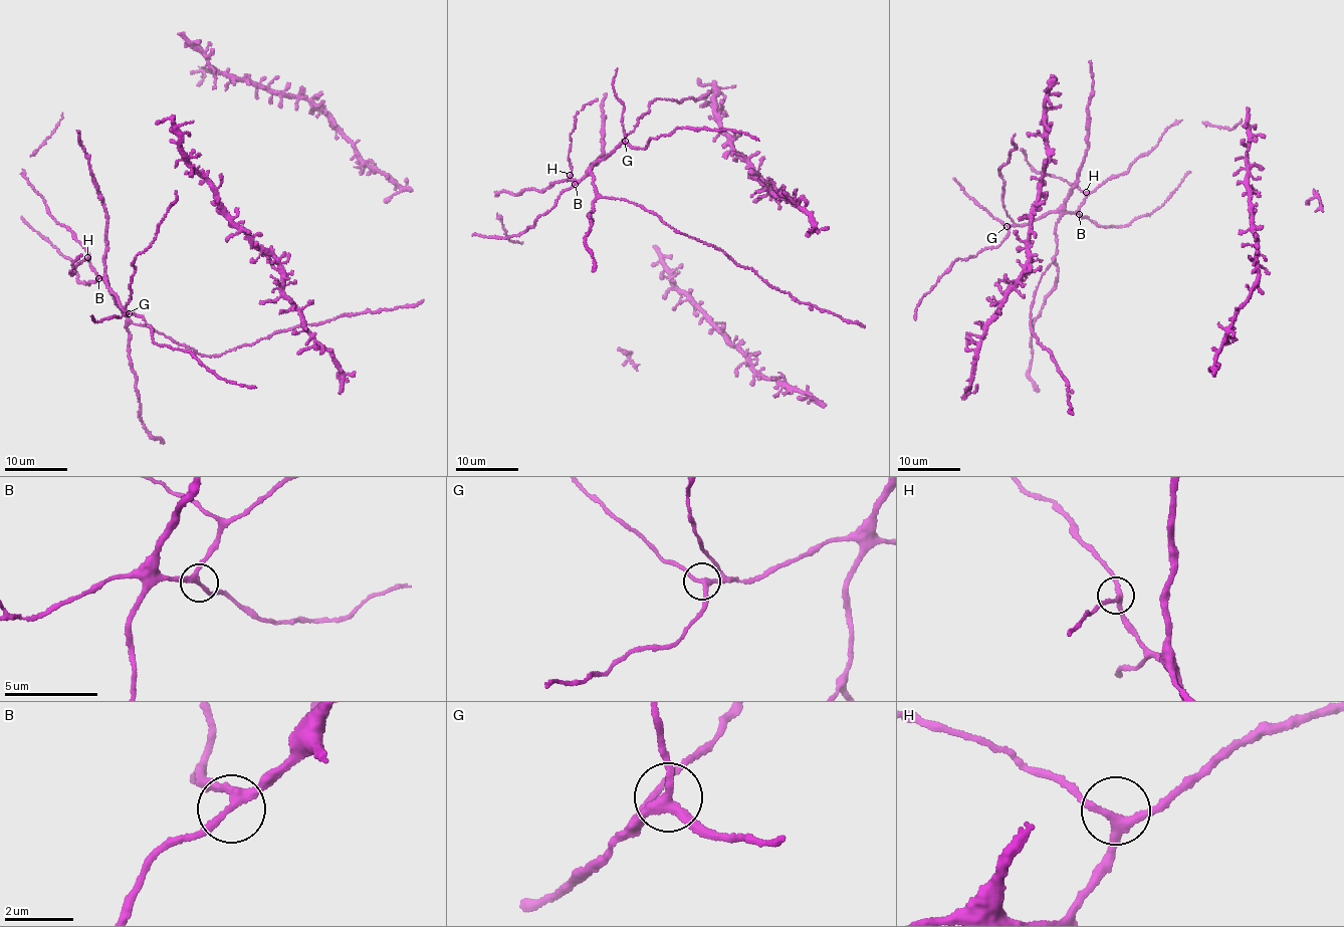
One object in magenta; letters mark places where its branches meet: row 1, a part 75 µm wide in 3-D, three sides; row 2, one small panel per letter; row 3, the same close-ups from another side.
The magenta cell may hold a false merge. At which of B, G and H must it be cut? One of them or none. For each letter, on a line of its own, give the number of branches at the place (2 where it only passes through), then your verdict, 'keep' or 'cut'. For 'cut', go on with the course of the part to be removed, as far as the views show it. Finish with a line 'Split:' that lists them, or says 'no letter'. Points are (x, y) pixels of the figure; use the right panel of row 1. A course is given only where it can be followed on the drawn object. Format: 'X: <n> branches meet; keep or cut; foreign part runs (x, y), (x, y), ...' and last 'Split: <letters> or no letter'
B: 3 branches meet; keep
G: 3 branches meet; keep
H: 3 branches meet; keep
Split: no letter

